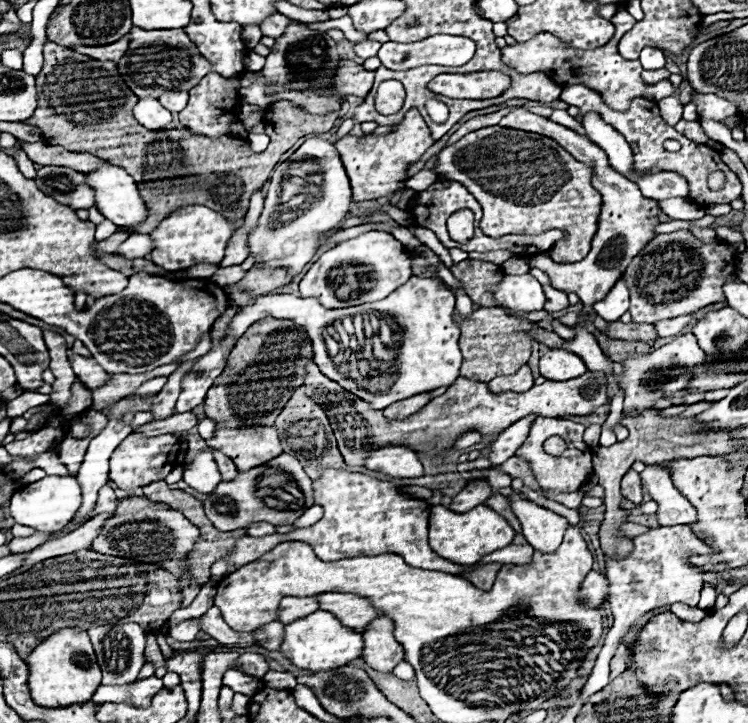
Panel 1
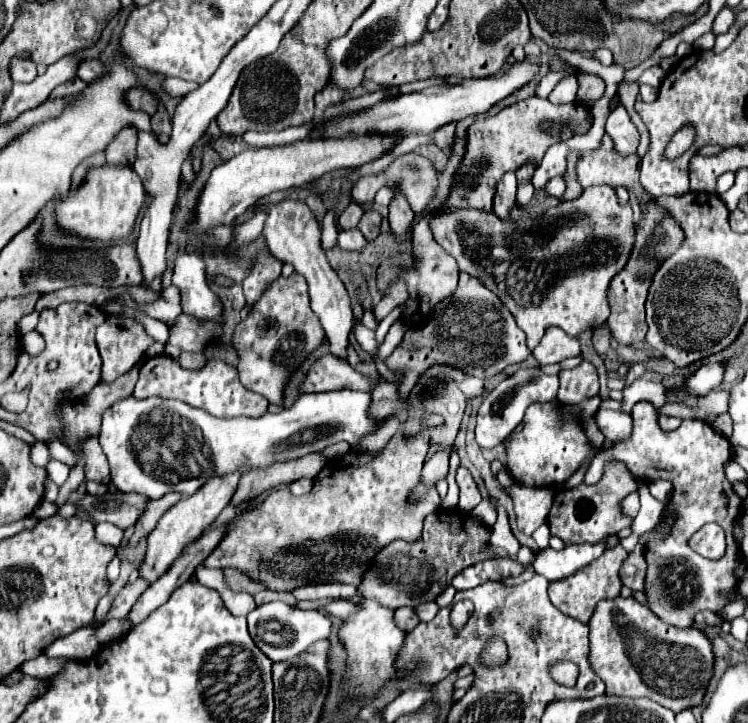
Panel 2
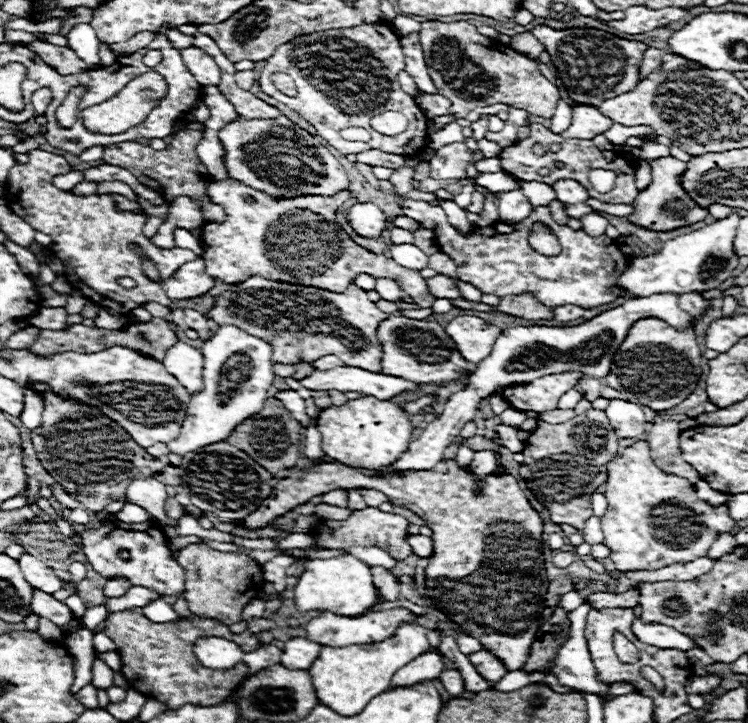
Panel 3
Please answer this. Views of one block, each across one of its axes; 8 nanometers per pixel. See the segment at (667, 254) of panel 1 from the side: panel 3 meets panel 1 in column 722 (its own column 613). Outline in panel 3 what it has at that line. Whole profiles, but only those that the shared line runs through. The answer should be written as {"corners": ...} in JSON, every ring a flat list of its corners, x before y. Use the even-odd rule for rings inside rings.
{"corners":[[400,200,402,214,410,216,412,220,424,224,436,234,438,248,446,252,456,262,456,272,462,282,472,284,482,294,496,294,496,296,512,296,512,294,532,294,540,304,554,308,564,304,574,304,580,308,594,308,608,302,614,302,618,298,616,292,608,292,610,286,616,284,616,278,626,270,628,258,618,250,618,244,606,236,592,238,584,230,572,230,568,226,558,226,548,206,534,208,532,214,518,224,506,226,502,222,496,222,486,228,474,228,470,236,464,236,456,232,448,220,442,208,430,206,422,200],[534,224,546,224,550,232,560,242,560,254,558,256,544,256,536,252,528,238,532,234]]}

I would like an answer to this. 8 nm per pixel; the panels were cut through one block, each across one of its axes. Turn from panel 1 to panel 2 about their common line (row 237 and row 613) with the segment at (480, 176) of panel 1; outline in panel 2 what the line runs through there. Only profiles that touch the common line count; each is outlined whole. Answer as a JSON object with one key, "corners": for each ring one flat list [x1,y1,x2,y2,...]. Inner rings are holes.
{"corners":[[616,544,614,548,608,548,600,558,596,558,594,562,586,564,584,568,576,570,572,576,568,578,560,578,556,582,550,582,550,588,548,588,548,596,550,596,550,602,560,610,564,612,566,616,574,618,574,620,580,620,580,622,588,622,594,614,594,608,600,600,606,600,606,598,616,598,622,590,622,578,620,578,620,566,622,562,628,558,628,552]]}

